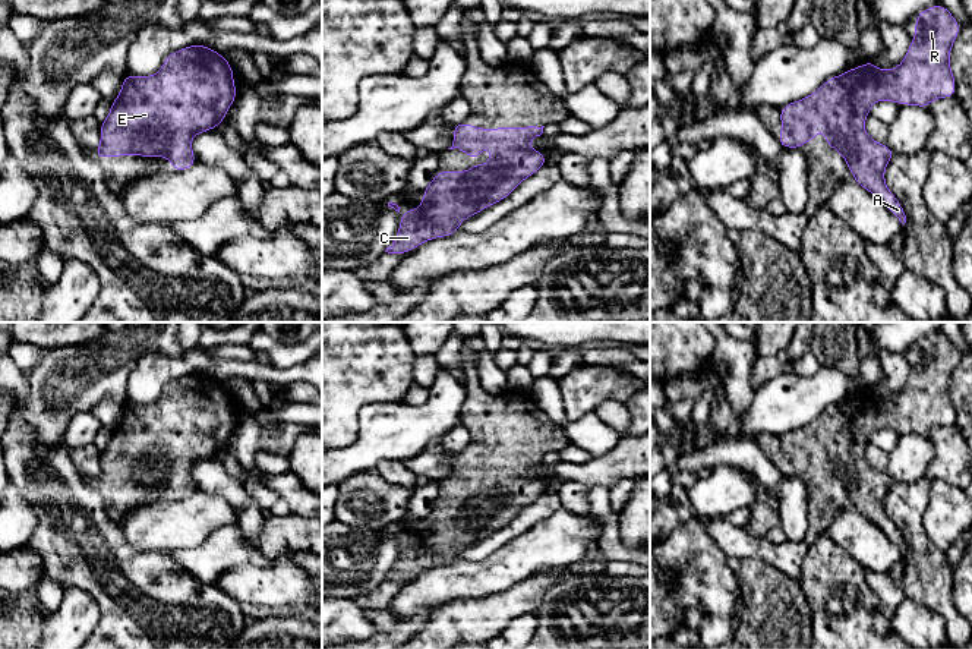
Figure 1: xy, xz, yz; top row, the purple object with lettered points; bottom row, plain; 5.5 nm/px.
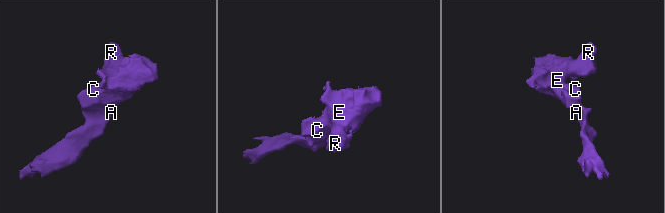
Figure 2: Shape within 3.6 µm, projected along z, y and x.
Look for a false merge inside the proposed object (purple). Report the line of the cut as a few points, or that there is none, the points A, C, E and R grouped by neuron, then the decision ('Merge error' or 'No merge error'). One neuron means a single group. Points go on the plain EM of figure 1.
No split. Groups: A C E R. No merge error

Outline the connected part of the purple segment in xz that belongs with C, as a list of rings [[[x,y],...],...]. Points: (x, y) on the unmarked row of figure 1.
[[[467,448],[454,453],[454,469],[452,475],[448,478],[458,476],[470,486],[485,486],[477,478],[490,475],[492,483],[486,486],[490,492],[471,494],[467,500],[444,498],[433,504],[429,514],[423,517],[423,530],[419,533],[420,536],[404,539],[404,544],[400,548],[400,560],[385,580],[403,583],[433,565],[451,564],[460,558],[463,548],[473,545],[511,523],[524,507],[534,502],[547,489],[545,482],[527,475],[533,466],[543,461],[543,456],[545,454],[517,454],[511,457],[482,457],[468,454]]]

